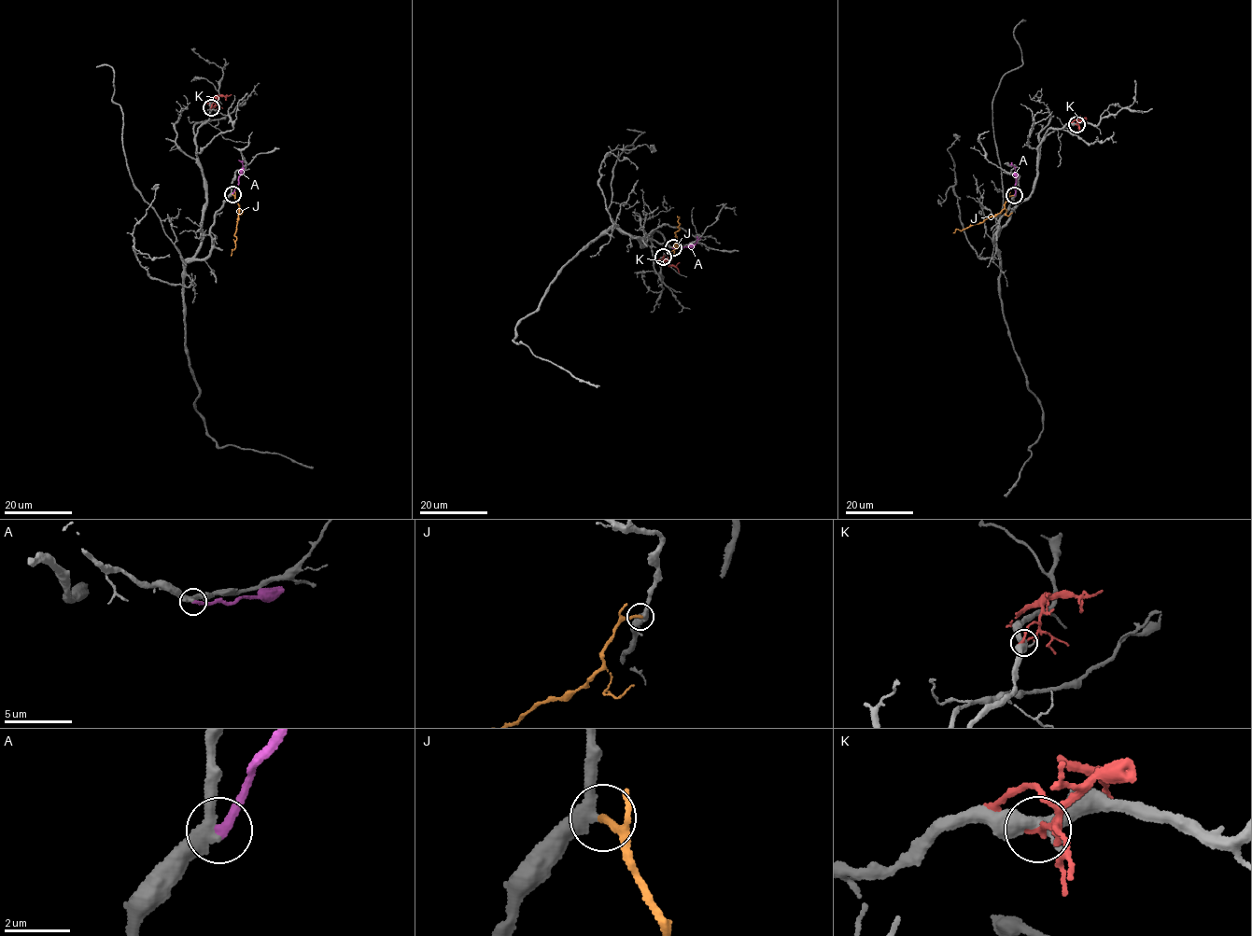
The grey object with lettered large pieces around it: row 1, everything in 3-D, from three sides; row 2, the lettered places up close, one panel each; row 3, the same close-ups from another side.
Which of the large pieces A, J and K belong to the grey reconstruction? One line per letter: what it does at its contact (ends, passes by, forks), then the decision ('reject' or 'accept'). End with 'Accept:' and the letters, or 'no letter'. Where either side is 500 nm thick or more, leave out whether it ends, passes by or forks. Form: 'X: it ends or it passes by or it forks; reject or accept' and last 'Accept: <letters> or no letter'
A: it ends; reject
J: it ends; accept
K: it ends; reject
Accept: J

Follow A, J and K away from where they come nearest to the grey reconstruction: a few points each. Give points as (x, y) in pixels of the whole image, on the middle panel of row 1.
A: (672, 247), (695, 244), (696, 236)
J: (672, 247), (678, 246), (675, 232), (680, 224), (678, 216)
K: (663, 258), (669, 265), (675, 266), (680, 262)

